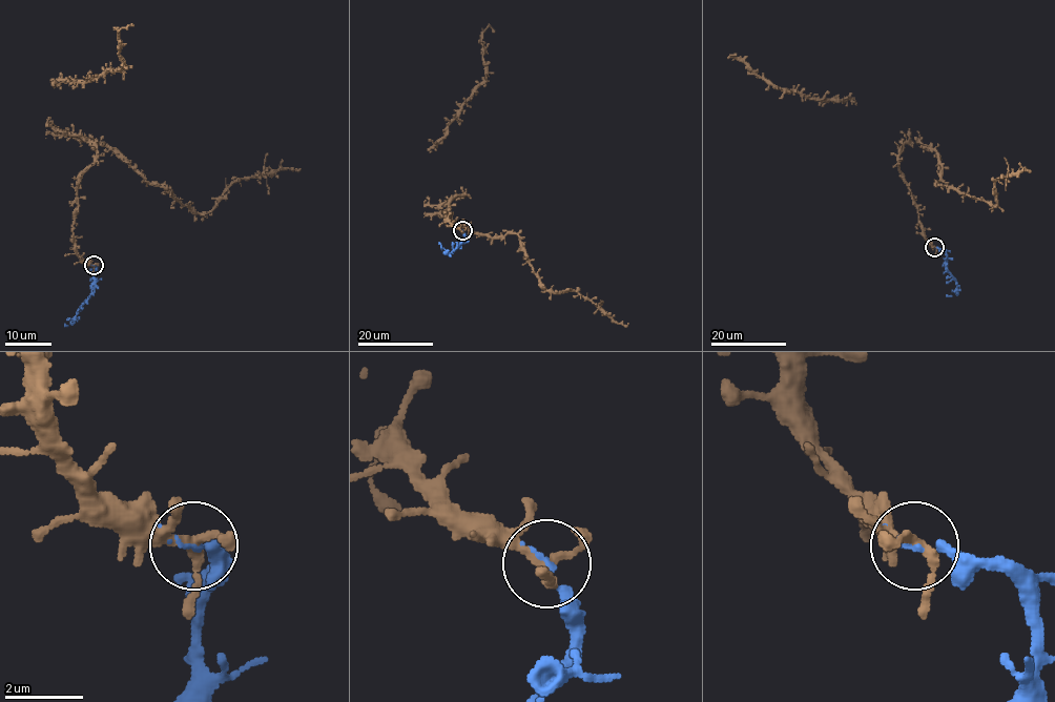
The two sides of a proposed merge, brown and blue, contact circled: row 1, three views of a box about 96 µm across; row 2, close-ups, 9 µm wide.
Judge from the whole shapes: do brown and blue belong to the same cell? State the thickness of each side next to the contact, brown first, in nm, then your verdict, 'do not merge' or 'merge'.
240 nm thick on the brown side, 140 nm on the other; merge

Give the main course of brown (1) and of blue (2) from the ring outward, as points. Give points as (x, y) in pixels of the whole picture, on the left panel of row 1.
1: (94, 265), (73, 230), (96, 150), (63, 133), (115, 148), (198, 212), (238, 180), (301, 168)
2: (94, 265), (92, 294), (78, 313), (64, 324)

